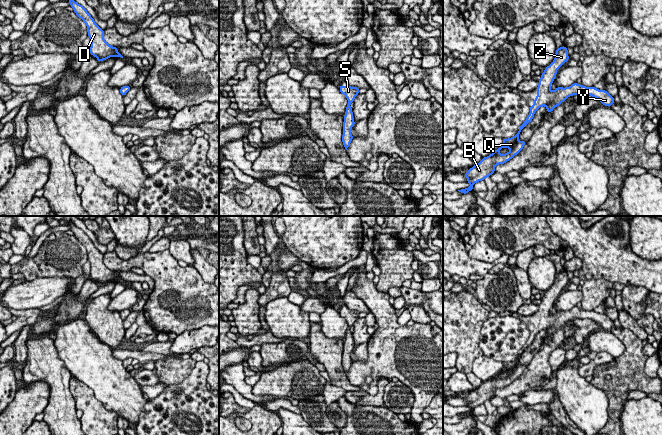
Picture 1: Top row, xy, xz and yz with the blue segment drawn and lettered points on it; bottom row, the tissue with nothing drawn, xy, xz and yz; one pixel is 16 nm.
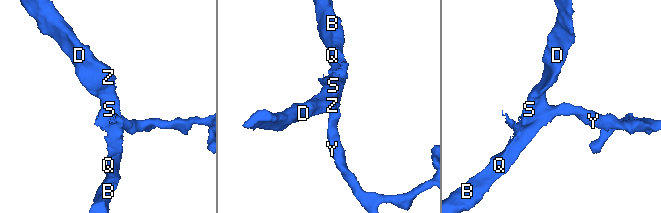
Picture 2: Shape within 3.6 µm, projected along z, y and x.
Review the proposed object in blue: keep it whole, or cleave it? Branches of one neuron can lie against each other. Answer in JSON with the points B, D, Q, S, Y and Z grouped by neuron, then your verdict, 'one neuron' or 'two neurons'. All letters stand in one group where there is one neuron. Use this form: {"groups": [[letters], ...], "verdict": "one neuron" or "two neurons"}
{"groups": [["B", "D", "Q", "S", "Y", "Z"]], "verdict": "one neuron"}

